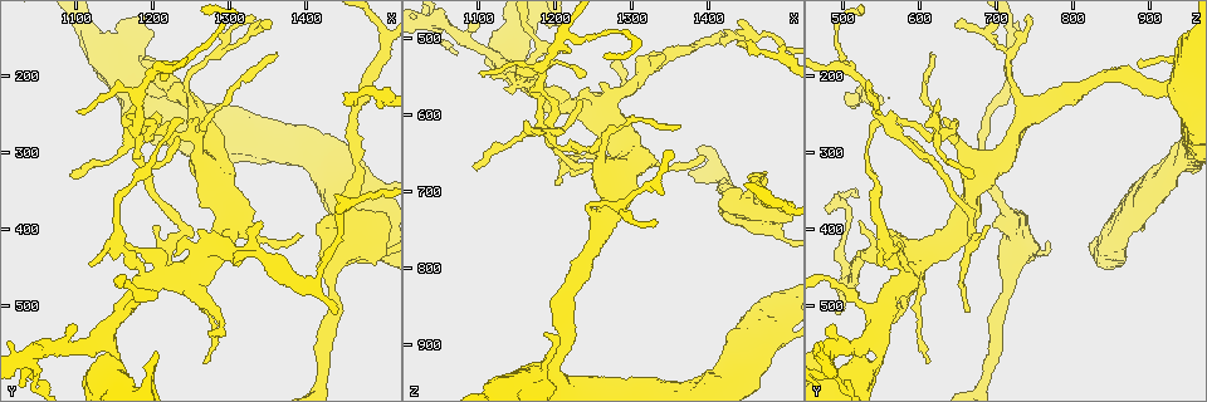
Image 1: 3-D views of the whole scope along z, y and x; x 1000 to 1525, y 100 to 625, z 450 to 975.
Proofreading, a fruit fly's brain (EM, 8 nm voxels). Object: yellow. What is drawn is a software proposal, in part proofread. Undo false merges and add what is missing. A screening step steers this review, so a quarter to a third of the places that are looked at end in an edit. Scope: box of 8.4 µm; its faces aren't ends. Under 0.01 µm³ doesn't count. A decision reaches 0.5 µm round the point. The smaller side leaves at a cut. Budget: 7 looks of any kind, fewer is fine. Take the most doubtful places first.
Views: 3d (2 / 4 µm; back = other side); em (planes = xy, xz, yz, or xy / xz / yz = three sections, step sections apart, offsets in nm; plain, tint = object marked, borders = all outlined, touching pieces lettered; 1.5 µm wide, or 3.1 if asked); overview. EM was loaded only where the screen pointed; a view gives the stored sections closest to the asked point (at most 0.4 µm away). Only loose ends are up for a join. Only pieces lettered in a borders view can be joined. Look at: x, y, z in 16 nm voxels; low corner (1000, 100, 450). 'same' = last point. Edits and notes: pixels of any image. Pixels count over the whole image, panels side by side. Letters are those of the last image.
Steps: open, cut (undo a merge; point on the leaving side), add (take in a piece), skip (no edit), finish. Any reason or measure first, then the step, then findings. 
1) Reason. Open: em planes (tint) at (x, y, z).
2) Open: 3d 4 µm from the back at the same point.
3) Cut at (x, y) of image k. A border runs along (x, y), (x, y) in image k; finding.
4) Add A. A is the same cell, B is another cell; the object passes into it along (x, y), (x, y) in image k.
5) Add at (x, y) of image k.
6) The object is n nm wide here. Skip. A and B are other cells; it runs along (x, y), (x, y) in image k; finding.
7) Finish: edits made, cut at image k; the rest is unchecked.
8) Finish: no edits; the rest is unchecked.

Abrupt turn. Open: em xz step 4 (tint) at (1180, 260, 570).

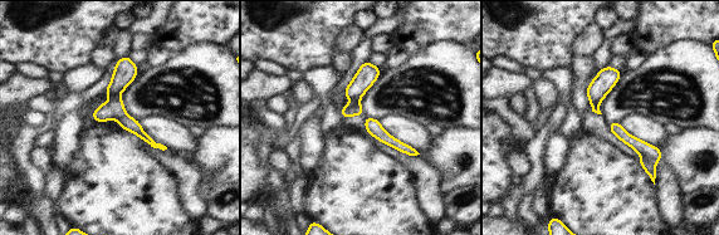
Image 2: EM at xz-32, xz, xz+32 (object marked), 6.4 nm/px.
Cut it another way. Open: em planes (borders) at the same point.

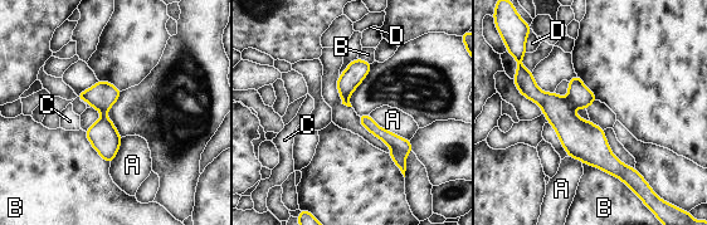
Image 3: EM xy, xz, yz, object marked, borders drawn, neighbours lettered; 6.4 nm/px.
Cut at (581, 138) of image 3. A, B, C and D are other cells; a border runs along (566, 98), (573, 104) in image 3; a second cell is stuck on.

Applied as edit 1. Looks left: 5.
Branch stops here. Open: 3d 4 µm at (1440, 510, 495).

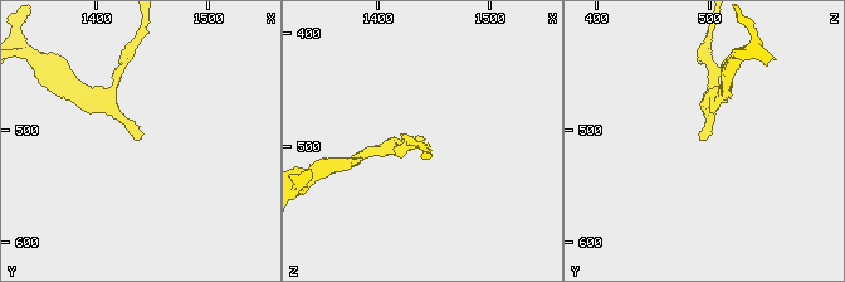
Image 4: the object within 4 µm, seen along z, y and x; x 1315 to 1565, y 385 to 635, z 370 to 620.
Now the EM. Open: em planes (plain) at (1438, 510, 490).

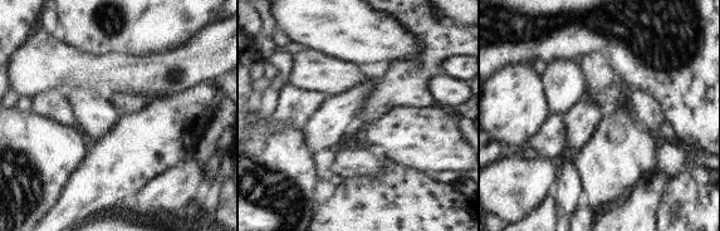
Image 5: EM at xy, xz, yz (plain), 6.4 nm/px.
What lies round it. Open: em planes (borders) at the same point.

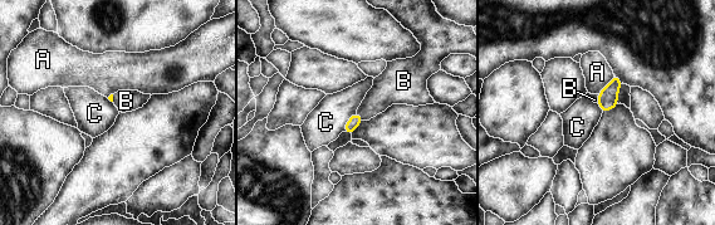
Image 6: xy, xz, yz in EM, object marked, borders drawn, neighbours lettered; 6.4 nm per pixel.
The longest contact is with A, 170 nm. Add B. B is the same cell, A and C are other cells; the object passes into it along (356, 120), (360, 116), (387, 89) in image 6; it goes on there.

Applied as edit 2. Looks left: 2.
Finish: edits made, cut at image 3, add at image 6; the rest is unchecked.

